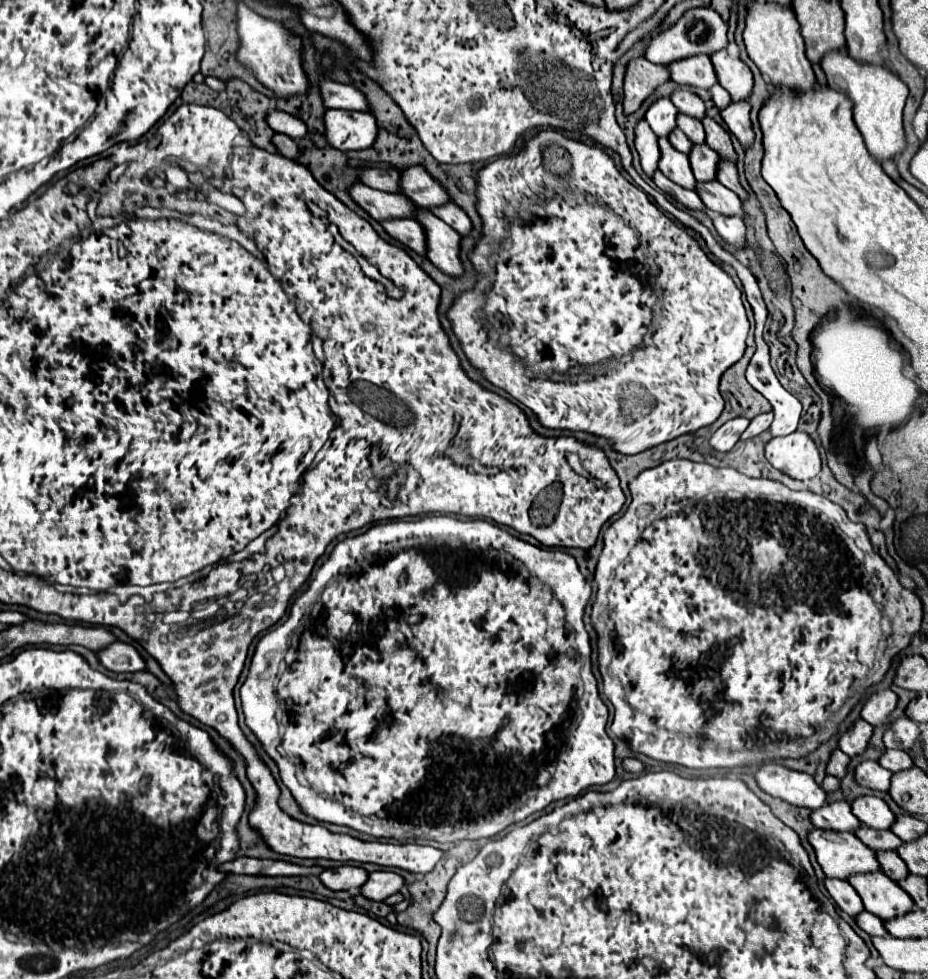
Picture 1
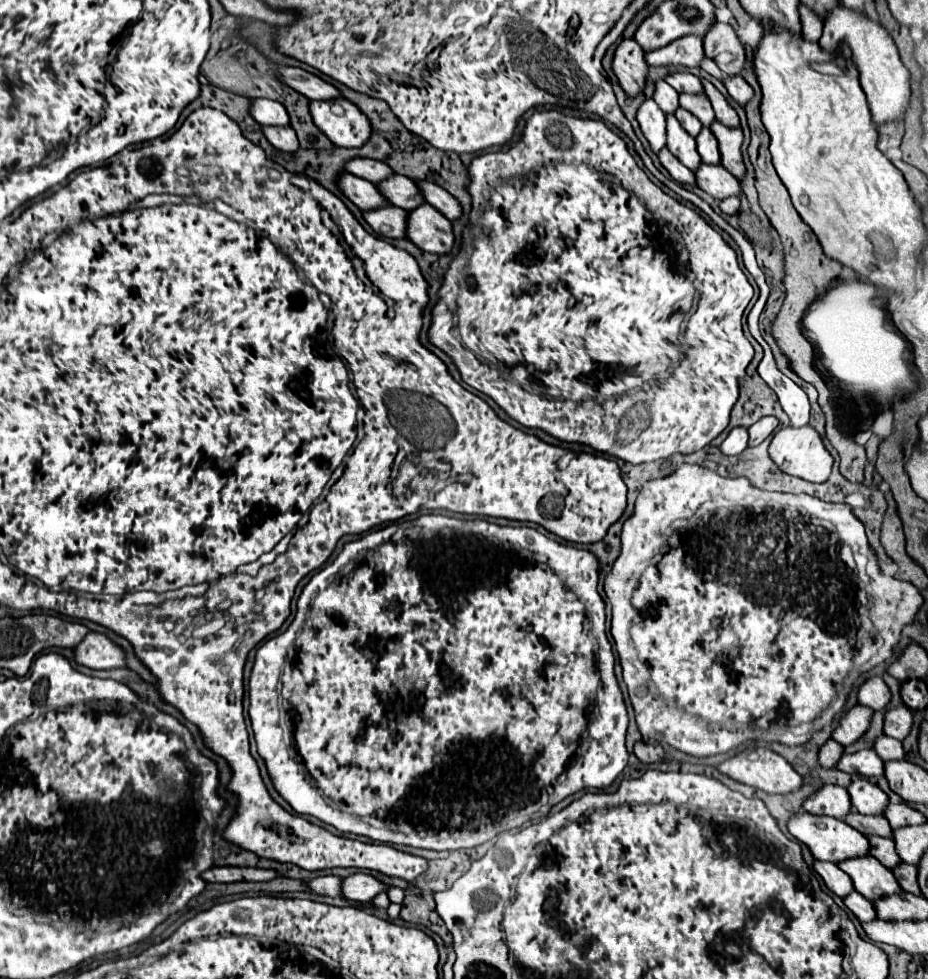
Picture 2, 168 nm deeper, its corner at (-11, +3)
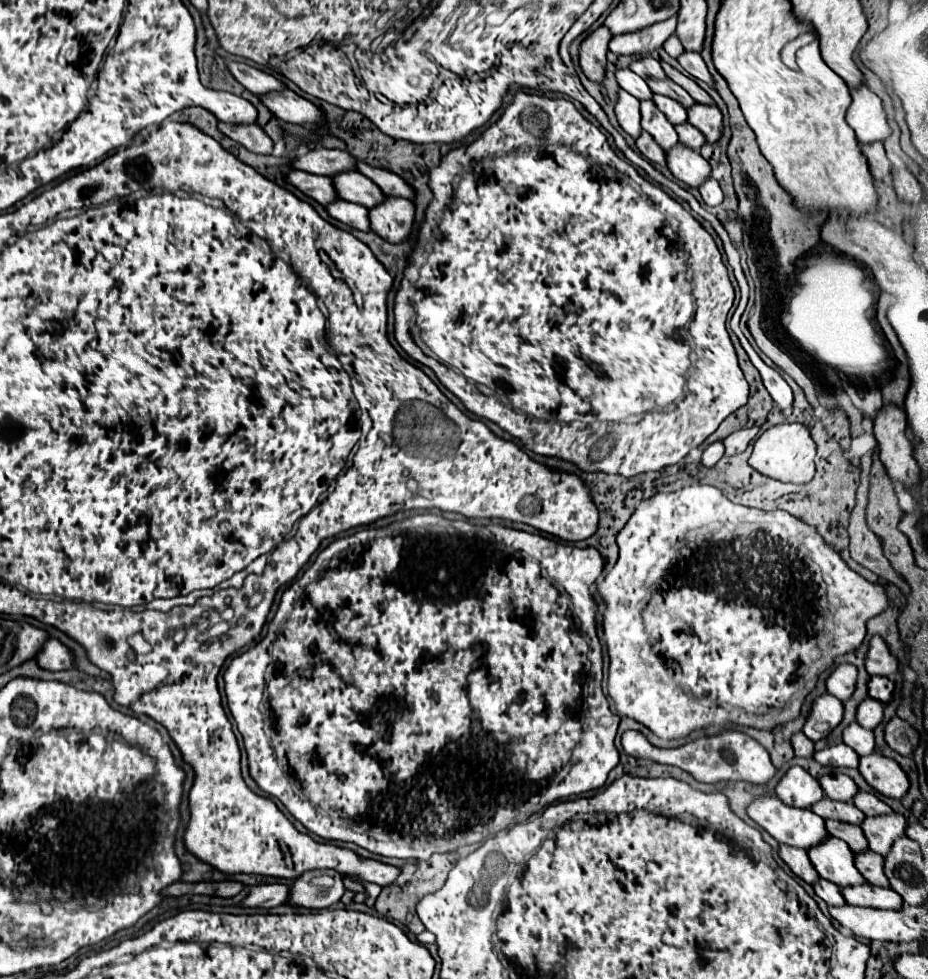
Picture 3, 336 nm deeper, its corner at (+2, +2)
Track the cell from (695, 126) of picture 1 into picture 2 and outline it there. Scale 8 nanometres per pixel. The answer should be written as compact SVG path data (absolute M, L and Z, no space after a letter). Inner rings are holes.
M681 94L679 106L683 106L685 110L689 110L691 114L695 114L695 116L703 122L703 126L711 126L711 122L715 120L715 114L713 114L713 110L711 110L711 102L707 100L707 96Z

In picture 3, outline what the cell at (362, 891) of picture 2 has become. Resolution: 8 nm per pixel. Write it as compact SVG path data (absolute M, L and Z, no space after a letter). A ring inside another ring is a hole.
M308 871L300 875L290 887L290 905L302 905L308 909L326 909L342 899L346 887L338 871Z

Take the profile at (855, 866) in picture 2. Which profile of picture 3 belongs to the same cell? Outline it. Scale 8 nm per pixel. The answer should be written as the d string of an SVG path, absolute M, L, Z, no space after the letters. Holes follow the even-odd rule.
M826 839L826 843L812 847L808 857L822 879L836 883L838 887L864 885L866 879L854 865L854 853L842 839Z

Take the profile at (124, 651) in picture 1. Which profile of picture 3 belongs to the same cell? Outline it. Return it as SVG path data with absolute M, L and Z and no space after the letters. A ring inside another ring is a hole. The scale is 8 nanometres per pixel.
M50 639L46 643L46 647L42 647L42 651L38 653L36 659L38 659L40 667L44 667L48 671L60 671L60 669L76 667L74 653L64 643L60 643L58 639Z

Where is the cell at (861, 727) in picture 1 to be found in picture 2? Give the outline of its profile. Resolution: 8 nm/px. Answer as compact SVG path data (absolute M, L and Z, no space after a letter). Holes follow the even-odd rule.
M853 706L849 712L845 712L839 720L839 726L831 732L831 738L835 742L839 742L841 746L849 746L853 744L857 738L861 738L865 734L865 730L869 728L869 720L871 720L873 710L867 706Z

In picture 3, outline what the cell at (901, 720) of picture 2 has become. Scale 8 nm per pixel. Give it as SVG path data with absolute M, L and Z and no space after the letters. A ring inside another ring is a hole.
M866 699L860 707L858 707L858 715L856 715L856 721L864 727L864 729L870 729L874 731L884 719L884 705L876 699Z

